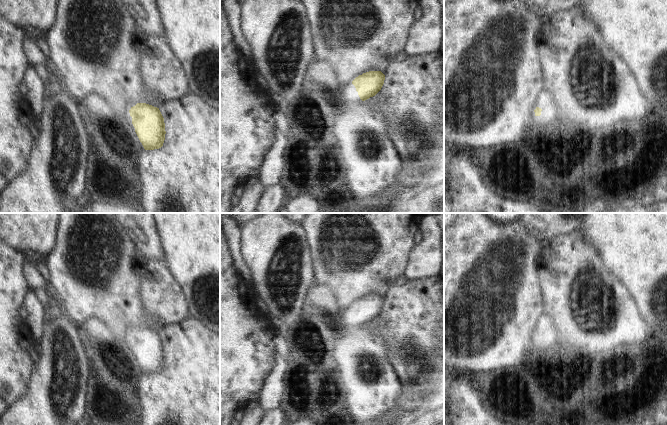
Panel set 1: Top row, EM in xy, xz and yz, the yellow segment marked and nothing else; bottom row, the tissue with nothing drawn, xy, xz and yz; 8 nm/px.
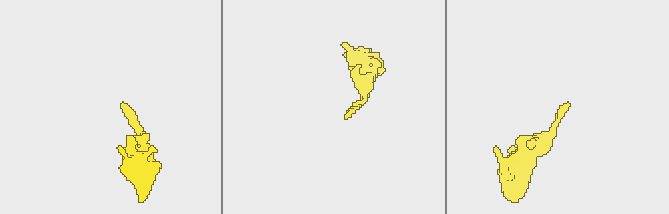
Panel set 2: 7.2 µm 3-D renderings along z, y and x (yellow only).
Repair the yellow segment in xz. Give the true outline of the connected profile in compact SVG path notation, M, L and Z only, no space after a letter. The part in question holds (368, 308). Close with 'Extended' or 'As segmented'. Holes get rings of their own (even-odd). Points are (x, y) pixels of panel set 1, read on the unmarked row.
M369 295L352 304L344 314L347 319L358 319L362 325L375 320L382 312L385 299L381 295Z. Extended

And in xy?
M128 326L135 356L145 374L159 373L165 364L165 347L159 332L146 327Z. Extended

